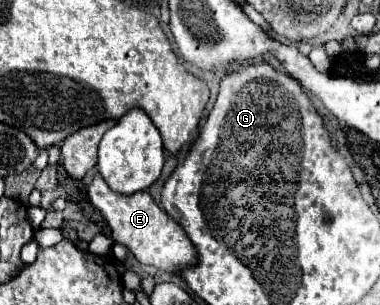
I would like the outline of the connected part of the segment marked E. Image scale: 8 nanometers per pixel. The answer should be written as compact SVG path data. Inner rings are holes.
M96 175L92 185L88 187L88 197L108 221L114 241L126 245L140 263L154 265L156 269L162 269L170 275L180 275L180 271L198 265L196 249L184 229L154 203L148 191L138 191L134 195L118 195L106 185L106 181L102 181L100 175Z

